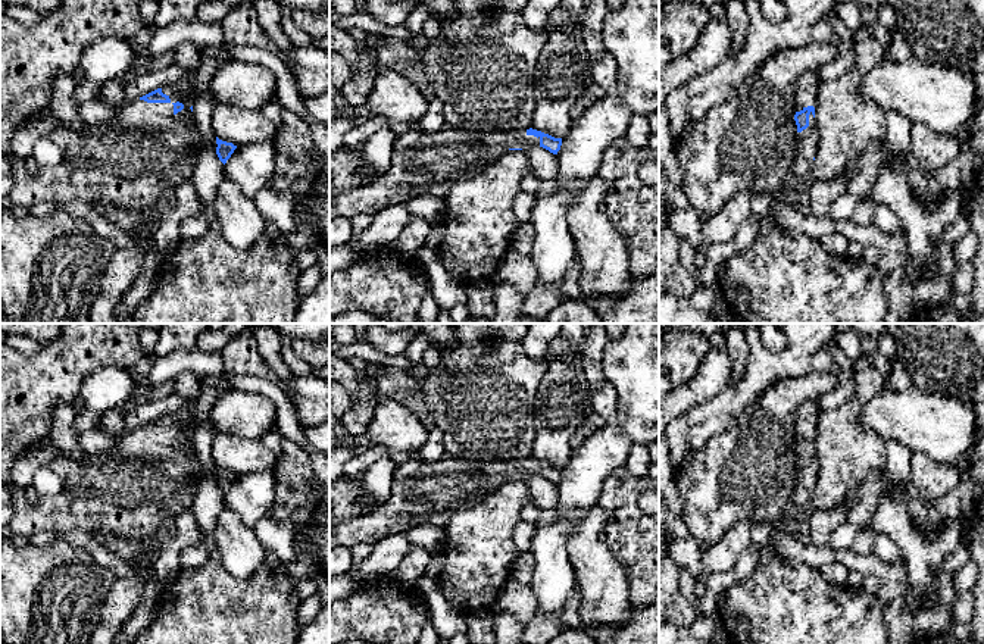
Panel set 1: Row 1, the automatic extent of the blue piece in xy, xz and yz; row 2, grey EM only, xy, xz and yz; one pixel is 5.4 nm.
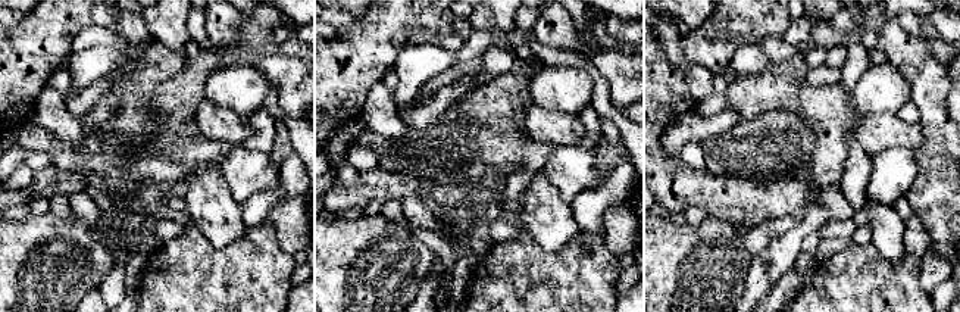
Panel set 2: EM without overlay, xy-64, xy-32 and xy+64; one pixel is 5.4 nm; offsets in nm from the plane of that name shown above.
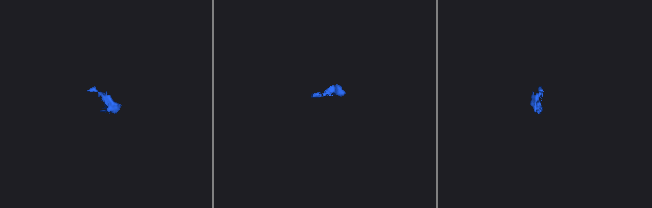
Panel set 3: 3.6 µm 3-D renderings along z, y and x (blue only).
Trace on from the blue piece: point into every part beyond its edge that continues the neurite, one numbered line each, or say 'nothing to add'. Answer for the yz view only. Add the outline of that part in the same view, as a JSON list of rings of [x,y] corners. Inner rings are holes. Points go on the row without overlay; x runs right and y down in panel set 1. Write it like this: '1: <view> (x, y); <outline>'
1: yz (806, 416); [[[807,400],[796,412],[796,438],[803,440],[807,435],[816,437],[819,409],[816,400]]]
2: yz (808, 468); [[[809,444],[809,456],[797,462],[797,482],[794,487],[793,506],[799,513],[810,515],[813,512],[812,493],[818,479],[819,462],[816,448]]]

